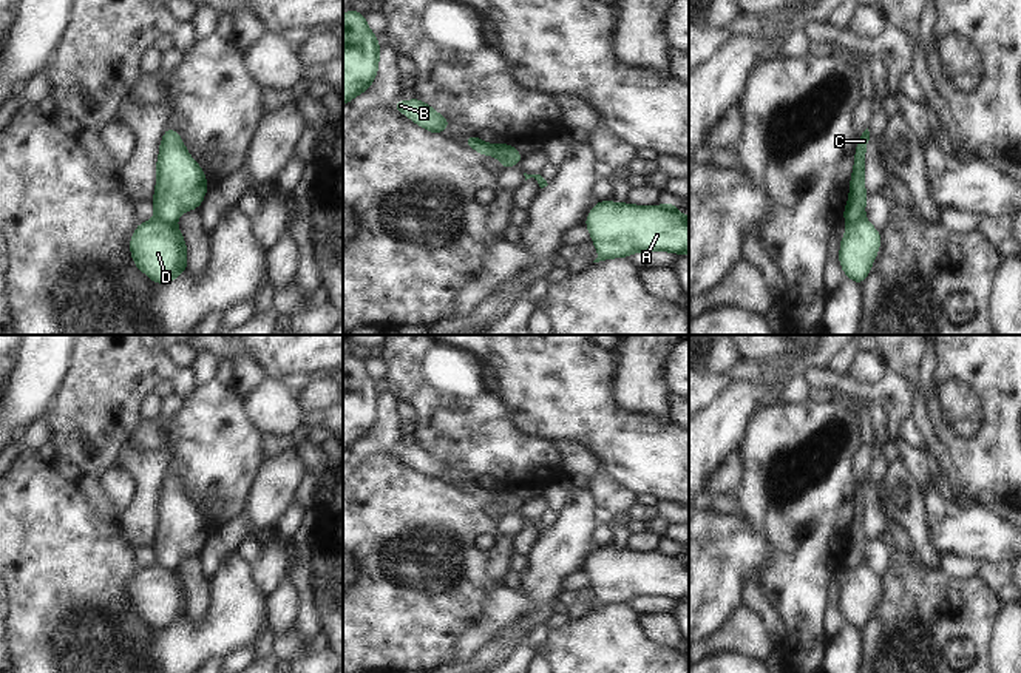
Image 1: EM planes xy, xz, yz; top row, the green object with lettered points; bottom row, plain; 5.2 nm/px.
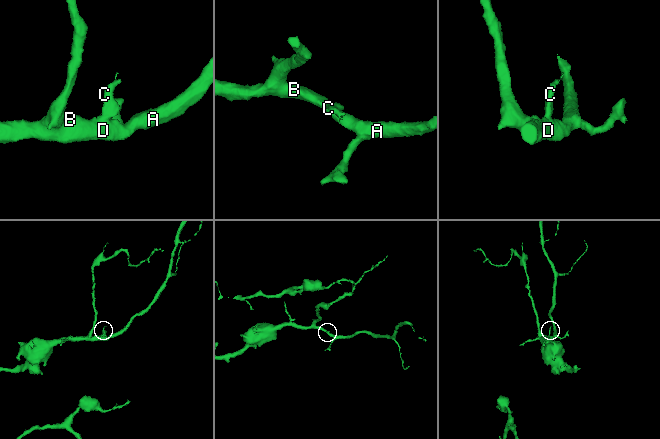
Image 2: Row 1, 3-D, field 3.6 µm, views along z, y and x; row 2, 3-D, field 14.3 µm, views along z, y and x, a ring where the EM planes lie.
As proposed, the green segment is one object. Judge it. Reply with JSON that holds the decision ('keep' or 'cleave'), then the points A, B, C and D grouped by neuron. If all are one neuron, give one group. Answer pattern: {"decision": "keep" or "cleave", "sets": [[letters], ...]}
{"decision": "cleave", "sets": [["A", "B", "D"], ["C"]]}

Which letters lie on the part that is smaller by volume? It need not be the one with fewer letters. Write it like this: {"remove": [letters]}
{"remove": ["C"]}

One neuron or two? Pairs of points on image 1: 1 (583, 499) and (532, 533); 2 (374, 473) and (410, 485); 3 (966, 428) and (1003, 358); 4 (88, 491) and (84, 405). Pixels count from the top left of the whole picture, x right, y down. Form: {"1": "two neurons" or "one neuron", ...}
{"1": "two neurons", "2": "one neuron", "3": "two neurons", "4": "two neurons"}

